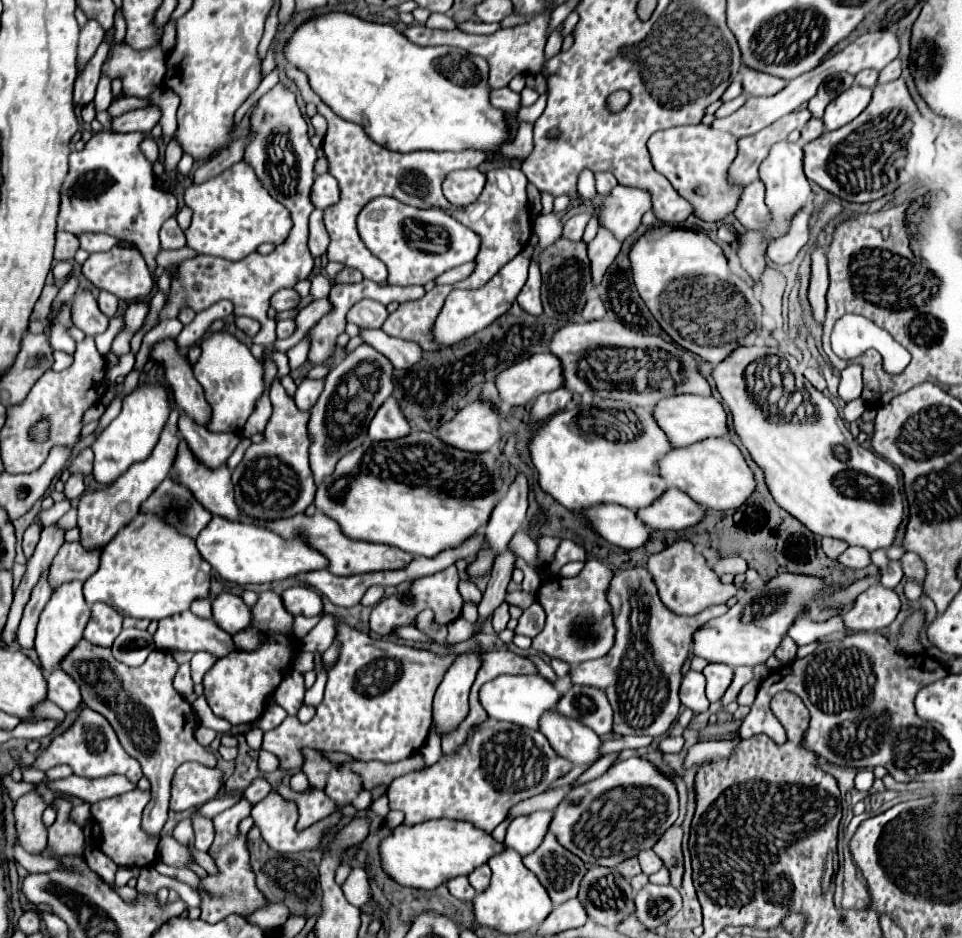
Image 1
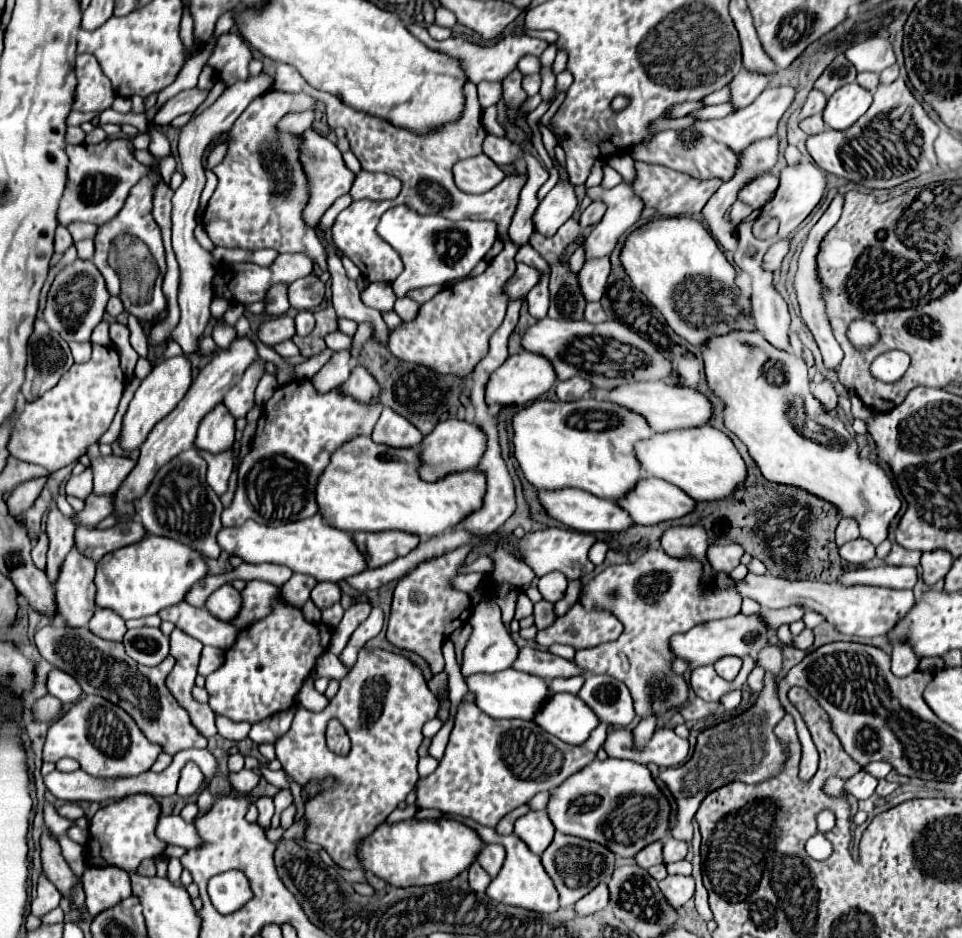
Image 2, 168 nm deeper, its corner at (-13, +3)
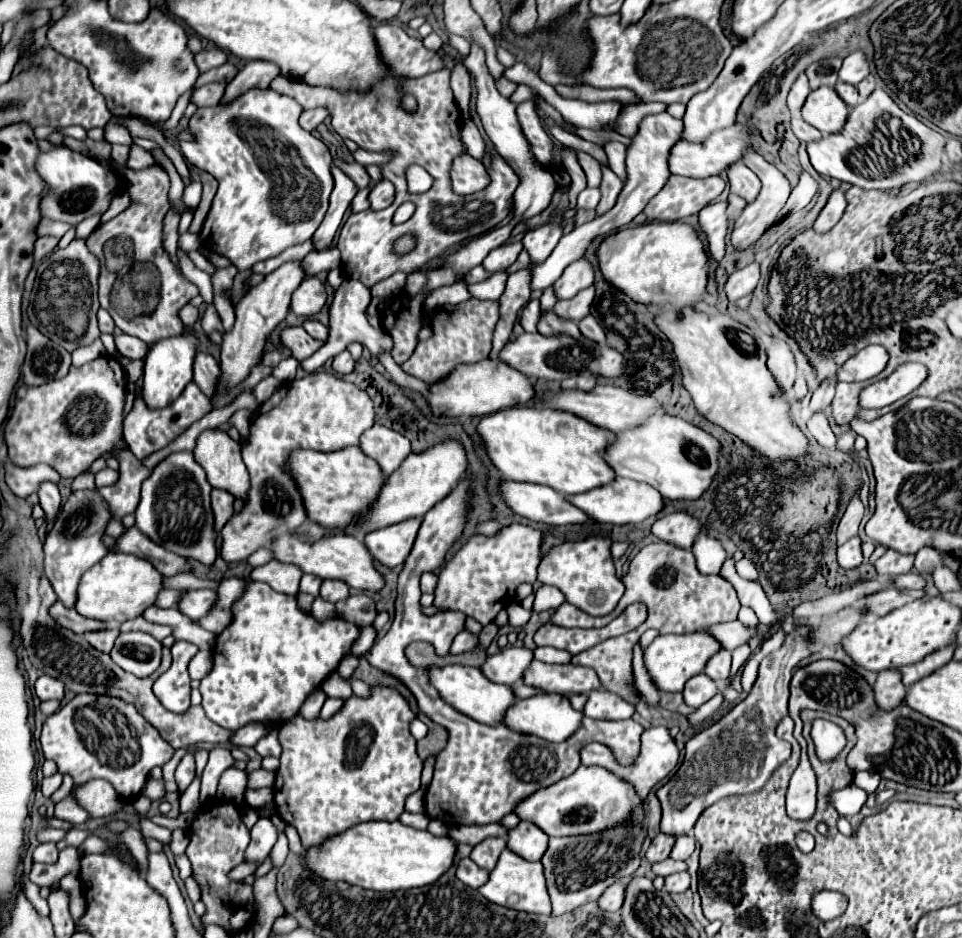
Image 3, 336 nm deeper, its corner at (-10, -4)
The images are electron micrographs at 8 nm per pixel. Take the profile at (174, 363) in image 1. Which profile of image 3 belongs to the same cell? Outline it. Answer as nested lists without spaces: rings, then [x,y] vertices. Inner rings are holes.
[[[208,429],[198,437],[194,449],[196,461],[206,469],[212,487],[228,491],[232,497],[246,501],[250,481],[246,465],[240,457],[240,443],[232,441],[224,431]]]

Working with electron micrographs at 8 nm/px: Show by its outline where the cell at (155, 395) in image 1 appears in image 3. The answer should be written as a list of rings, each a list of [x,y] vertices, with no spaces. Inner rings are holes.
[[[182,333],[176,337],[168,337],[162,339],[158,343],[154,343],[146,355],[146,365],[144,365],[144,397],[148,407],[152,409],[162,409],[166,405],[170,405],[180,393],[182,389],[192,381],[192,365],[194,365],[194,357],[200,349],[200,341],[194,333]]]

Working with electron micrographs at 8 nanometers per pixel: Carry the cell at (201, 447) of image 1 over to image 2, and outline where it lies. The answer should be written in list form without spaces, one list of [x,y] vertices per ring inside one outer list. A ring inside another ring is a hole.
[[[233,448],[221,452],[221,454],[209,454],[207,450],[197,450],[201,458],[207,462],[207,482],[209,486],[221,496],[227,490],[229,476],[233,470]]]

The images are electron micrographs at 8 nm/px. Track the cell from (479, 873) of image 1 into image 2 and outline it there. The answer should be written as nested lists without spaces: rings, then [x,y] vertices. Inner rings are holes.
[[[487,844],[487,846],[483,848],[483,852],[479,854],[479,858],[477,858],[477,862],[483,866],[483,870],[485,870],[491,878],[497,876],[497,872],[499,872],[501,866],[503,866],[503,860],[505,860],[505,850],[503,850],[503,846],[499,846],[499,844]]]

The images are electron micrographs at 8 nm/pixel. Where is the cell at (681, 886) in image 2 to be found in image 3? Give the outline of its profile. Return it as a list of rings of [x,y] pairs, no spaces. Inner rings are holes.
[[[682,871],[682,873],[672,873],[666,877],[666,891],[668,893],[682,893],[690,887],[690,873]]]

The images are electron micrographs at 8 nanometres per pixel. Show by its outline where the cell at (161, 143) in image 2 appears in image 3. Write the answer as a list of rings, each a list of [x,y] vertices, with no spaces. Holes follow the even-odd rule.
[[[158,165],[142,171],[126,171],[124,185],[132,195],[134,205],[130,205],[124,213],[116,215],[108,223],[98,225],[88,239],[88,247],[100,259],[100,305],[114,317],[116,325],[126,335],[134,335],[152,345],[160,339],[180,335],[184,331],[178,311],[198,295],[198,287],[186,281],[162,245],[164,217],[170,209],[168,173],[162,167],[158,169]],[[148,245],[154,247],[154,253],[146,249]],[[124,271],[128,273],[128,279],[122,279]],[[136,291],[139,292],[134,297]],[[145,293],[159,293],[159,297],[145,297]]]

